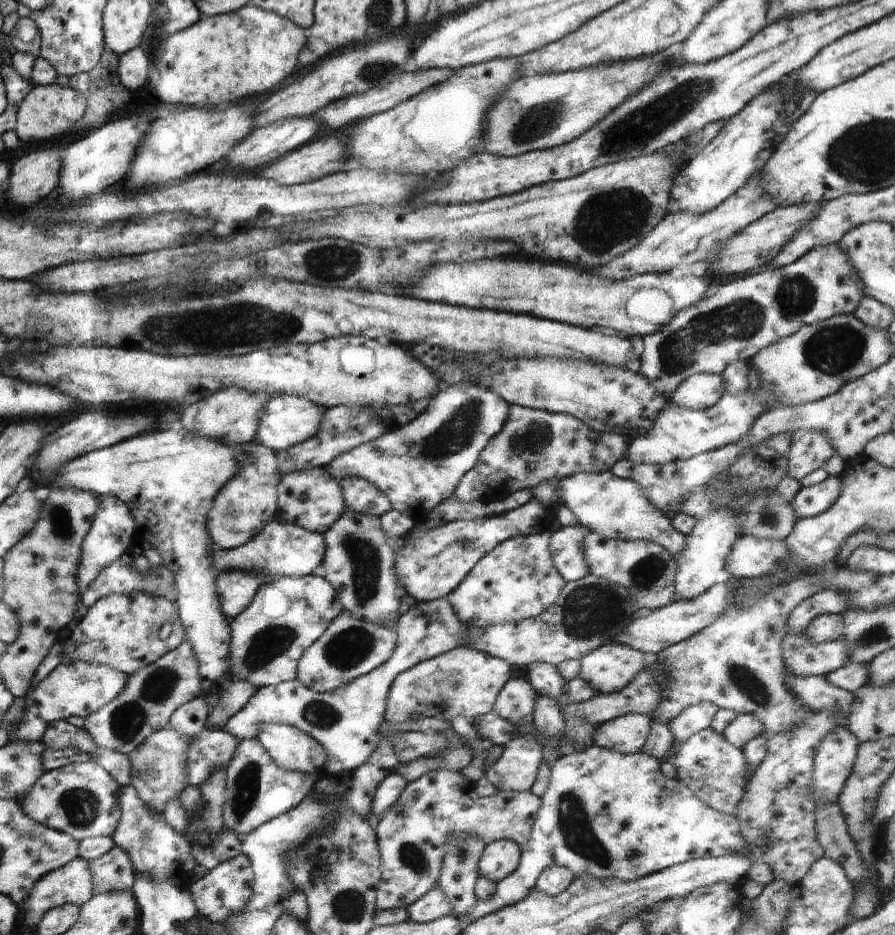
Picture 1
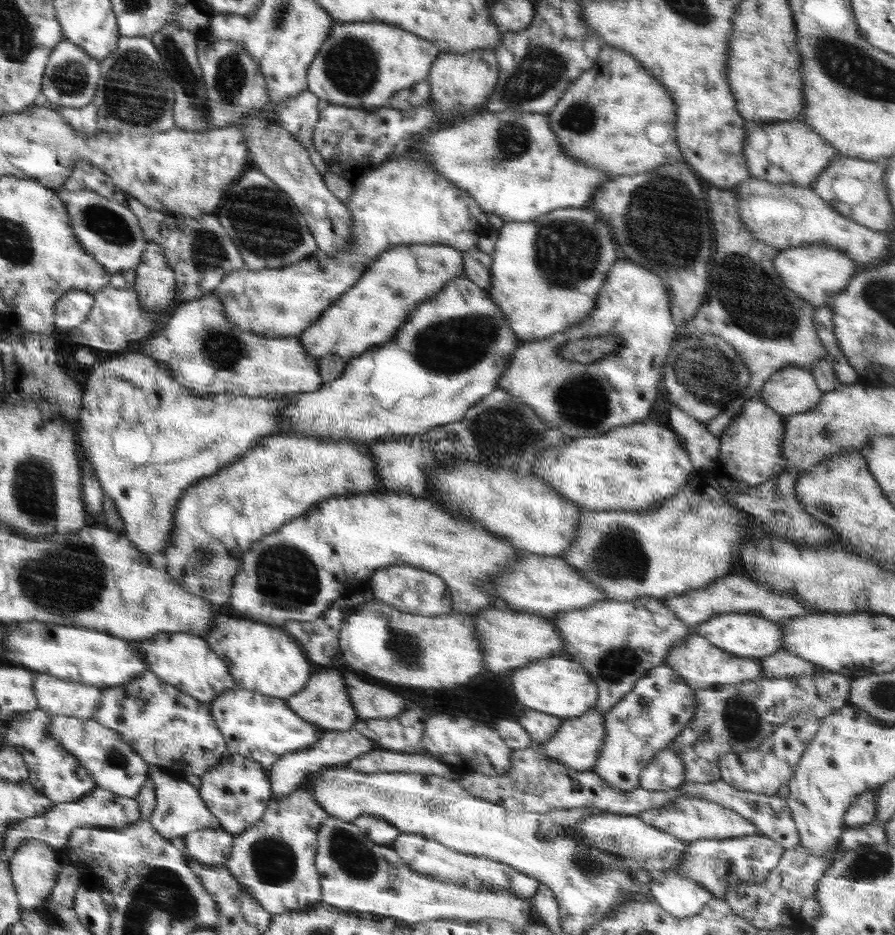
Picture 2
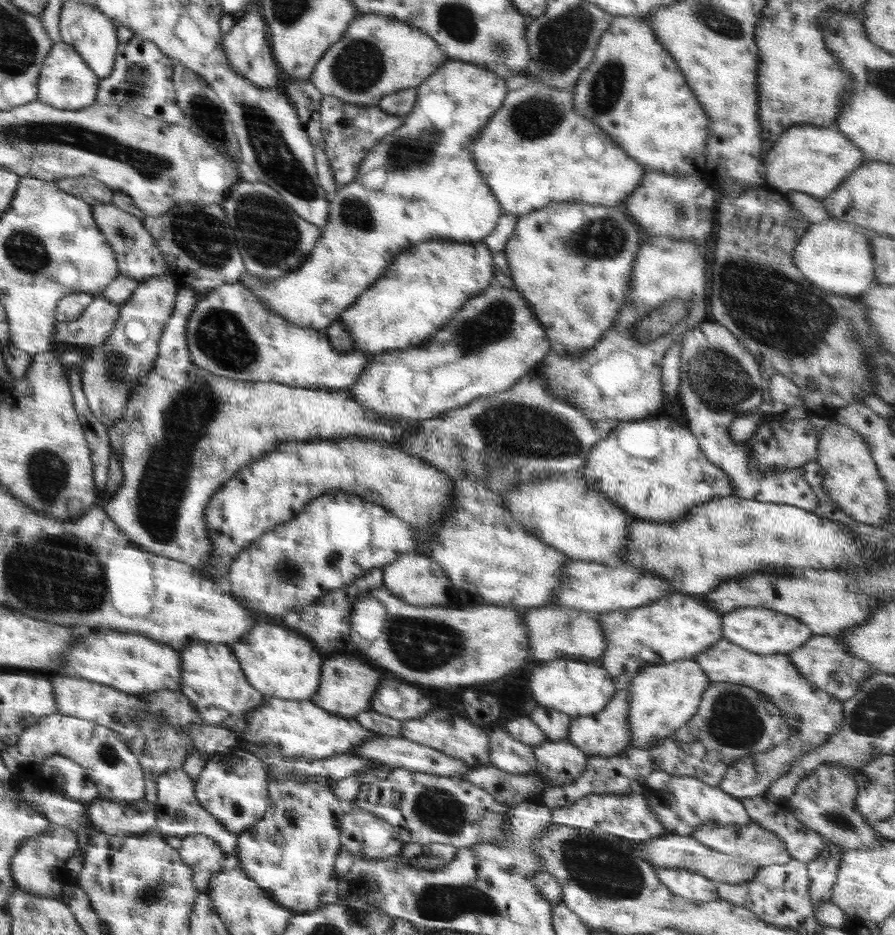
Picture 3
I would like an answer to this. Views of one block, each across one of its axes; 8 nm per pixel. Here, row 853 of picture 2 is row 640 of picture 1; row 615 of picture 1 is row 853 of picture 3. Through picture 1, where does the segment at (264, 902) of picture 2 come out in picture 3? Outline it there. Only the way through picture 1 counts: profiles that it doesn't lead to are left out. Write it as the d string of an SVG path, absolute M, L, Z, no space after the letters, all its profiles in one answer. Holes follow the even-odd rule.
M270 780L268 791L268 809L264 816L247 831L238 834L239 852L236 858L243 866L244 873L272 894L276 902L293 910L294 914L315 912L326 904L338 902L339 881L336 880L334 864L341 852L341 819L353 806L338 802L332 791L315 783Z

